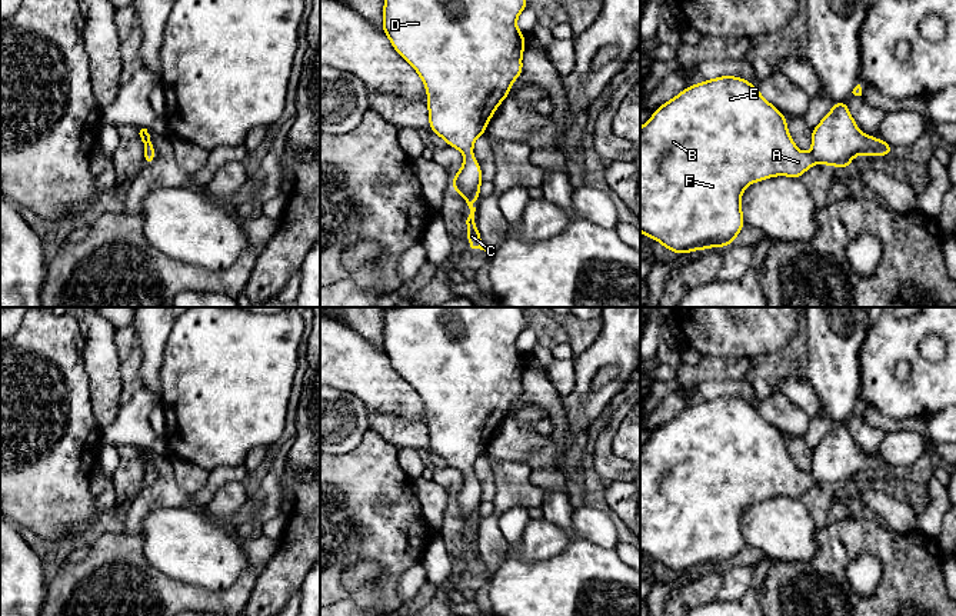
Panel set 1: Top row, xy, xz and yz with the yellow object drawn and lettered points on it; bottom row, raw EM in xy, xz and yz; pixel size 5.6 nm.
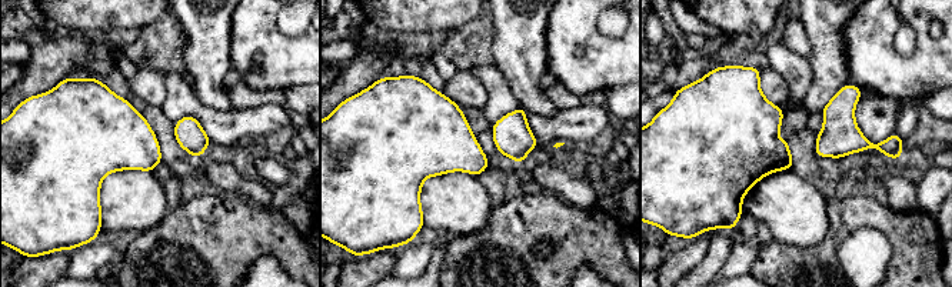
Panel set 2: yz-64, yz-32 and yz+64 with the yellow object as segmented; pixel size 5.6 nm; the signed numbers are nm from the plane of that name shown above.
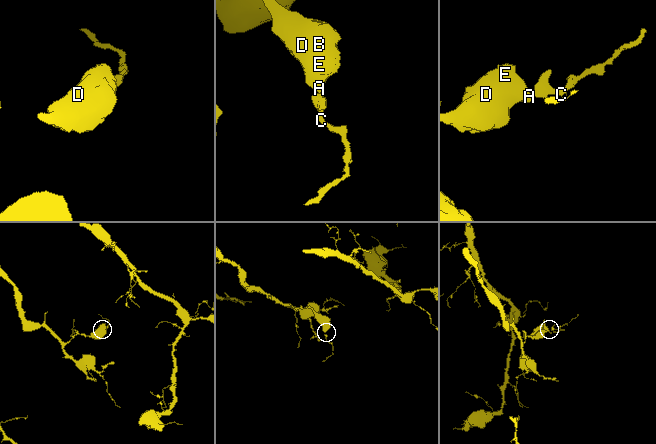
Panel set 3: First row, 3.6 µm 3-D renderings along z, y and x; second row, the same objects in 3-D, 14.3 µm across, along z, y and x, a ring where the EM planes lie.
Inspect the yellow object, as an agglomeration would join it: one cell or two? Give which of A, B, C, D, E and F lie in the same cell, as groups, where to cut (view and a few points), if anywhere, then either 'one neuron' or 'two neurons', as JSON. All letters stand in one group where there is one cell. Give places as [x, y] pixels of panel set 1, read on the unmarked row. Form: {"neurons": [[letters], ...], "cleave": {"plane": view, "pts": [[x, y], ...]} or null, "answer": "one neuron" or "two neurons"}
{"neurons": [["A", "B", "C", "D", "E", "F"]], "cleave": null, "answer": "one neuron"}

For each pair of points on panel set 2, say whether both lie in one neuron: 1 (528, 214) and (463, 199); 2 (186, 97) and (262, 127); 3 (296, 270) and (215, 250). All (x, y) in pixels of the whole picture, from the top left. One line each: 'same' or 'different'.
1: different
2: same
3: same

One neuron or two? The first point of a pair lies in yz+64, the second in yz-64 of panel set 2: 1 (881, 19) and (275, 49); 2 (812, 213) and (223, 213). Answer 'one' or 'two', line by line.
1: one
2: two

